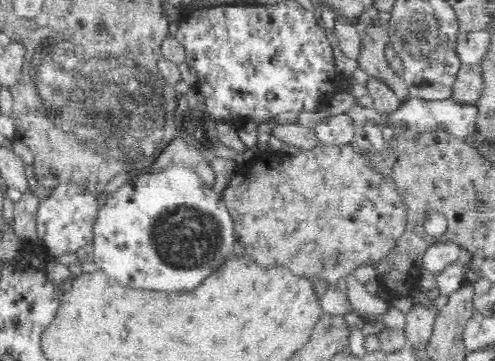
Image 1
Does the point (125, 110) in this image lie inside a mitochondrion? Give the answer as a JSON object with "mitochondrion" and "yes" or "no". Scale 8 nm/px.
{"mitochondrion":"yes"}

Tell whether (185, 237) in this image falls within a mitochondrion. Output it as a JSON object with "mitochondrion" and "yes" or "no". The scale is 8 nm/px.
{"mitochondrion":"yes"}

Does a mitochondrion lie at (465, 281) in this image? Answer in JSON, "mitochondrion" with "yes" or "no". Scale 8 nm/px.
{"mitochondrion":"no"}

